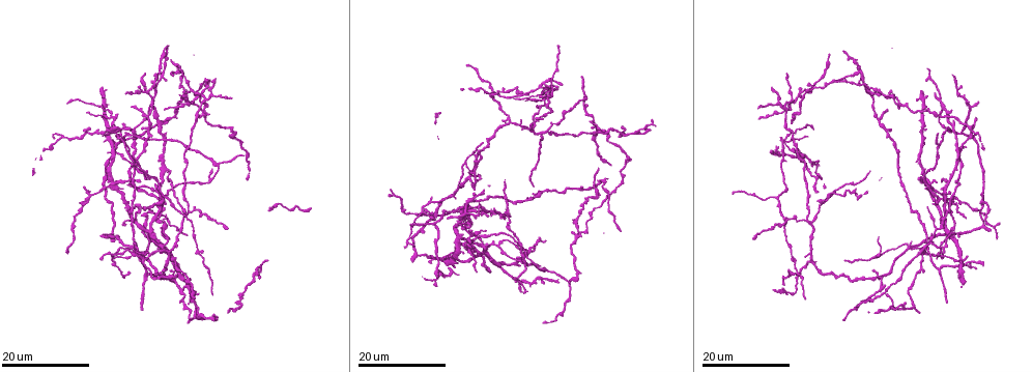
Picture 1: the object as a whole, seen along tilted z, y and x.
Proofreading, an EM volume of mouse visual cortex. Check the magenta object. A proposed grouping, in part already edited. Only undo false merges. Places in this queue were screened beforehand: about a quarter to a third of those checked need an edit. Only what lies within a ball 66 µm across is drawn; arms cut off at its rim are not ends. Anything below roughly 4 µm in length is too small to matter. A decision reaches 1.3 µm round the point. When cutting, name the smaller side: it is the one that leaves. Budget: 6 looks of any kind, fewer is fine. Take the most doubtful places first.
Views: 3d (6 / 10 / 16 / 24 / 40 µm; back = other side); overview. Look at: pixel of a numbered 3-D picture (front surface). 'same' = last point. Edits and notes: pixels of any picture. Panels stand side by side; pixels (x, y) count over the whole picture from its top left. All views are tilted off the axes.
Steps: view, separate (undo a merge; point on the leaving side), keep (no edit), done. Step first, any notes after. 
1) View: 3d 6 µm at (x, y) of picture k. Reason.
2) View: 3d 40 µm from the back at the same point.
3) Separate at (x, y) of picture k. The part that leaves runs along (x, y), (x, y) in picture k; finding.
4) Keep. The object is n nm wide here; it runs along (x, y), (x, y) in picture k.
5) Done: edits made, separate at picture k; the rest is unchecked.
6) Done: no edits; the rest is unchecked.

View: 3d 16 µm at (541, 87) of picture 1. Looks like a crossing.

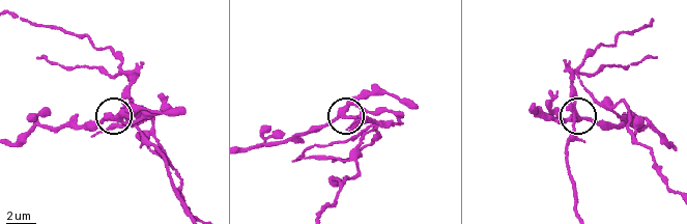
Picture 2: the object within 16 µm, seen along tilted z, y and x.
View: 3d 6 µm at (346, 117) of picture 2.

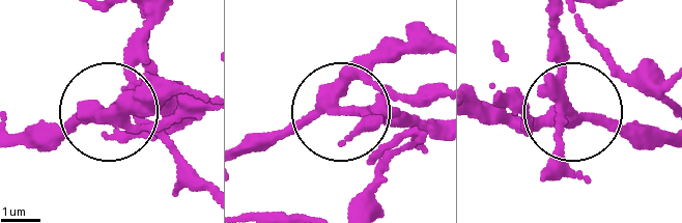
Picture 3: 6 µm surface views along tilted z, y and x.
Separate at (137, 33) of picture 3. The part that leaves runs along (562, 98), (560, 146), (545, 180) in picture 3; a second neuron is stuck on.

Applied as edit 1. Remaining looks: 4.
View: overview.

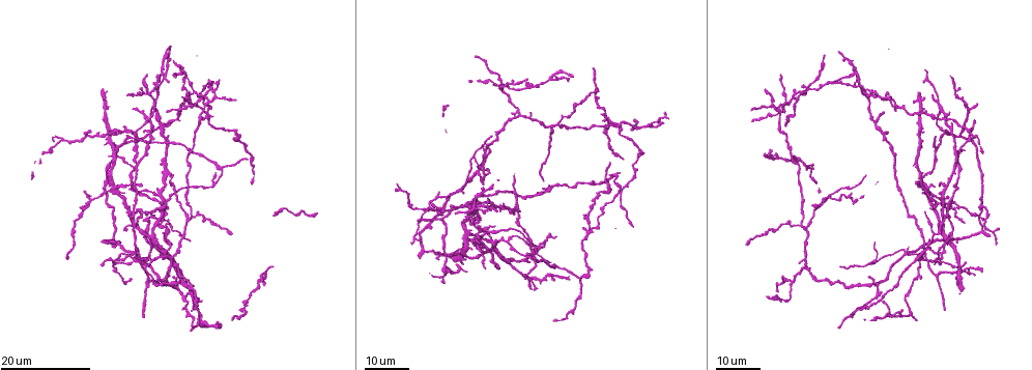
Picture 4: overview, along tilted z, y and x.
View: 3d 24 µm at (158, 196) of picture 4. Branch point.

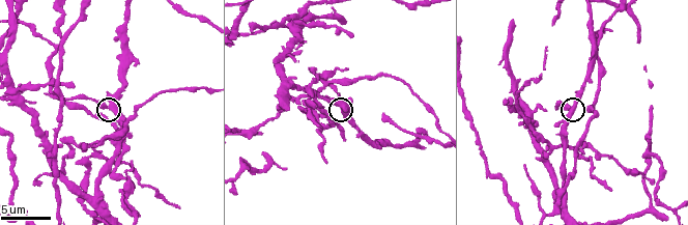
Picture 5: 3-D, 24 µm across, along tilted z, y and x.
View: 3d 6 µm at (111, 106) of picture 5.

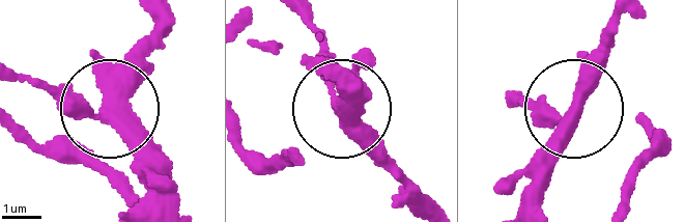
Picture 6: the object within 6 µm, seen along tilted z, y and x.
Keep. 3 arms meet here; it runs along (416, 206), (331, 94), (303, 21) in picture 6; all the same neuron.

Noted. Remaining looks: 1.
Done: edits made, separate at picture 3; the rest is unchecked.

